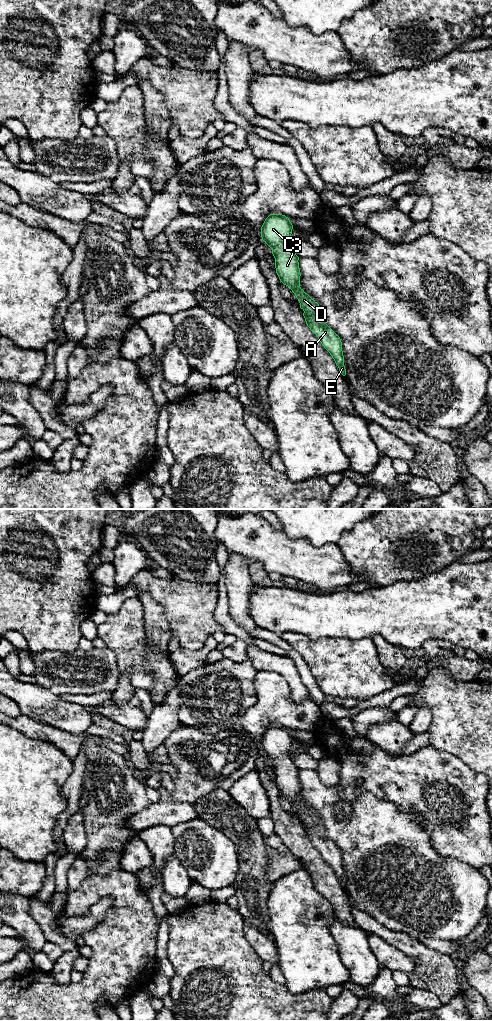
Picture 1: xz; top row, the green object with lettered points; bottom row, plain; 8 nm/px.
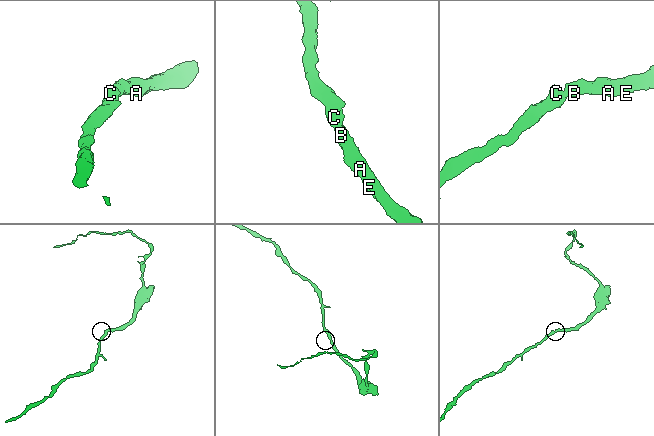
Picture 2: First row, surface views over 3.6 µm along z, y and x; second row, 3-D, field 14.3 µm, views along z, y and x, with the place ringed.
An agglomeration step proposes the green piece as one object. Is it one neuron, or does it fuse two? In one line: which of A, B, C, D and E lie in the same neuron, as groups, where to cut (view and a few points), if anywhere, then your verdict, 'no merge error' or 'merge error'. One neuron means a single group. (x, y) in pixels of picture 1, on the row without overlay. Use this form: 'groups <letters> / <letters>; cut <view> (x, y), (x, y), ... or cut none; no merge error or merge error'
groups A B C D E; cut none; no merge error

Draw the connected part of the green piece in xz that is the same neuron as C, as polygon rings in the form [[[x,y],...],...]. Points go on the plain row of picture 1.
[[[270,726],[261,739],[262,752],[272,761],[275,770],[276,785],[280,793],[295,806],[304,823],[307,838],[316,846],[324,860],[330,865],[345,888],[344,868],[340,849],[326,836],[323,824],[315,814],[300,799],[299,769],[288,754],[293,737],[289,730],[282,726]]]

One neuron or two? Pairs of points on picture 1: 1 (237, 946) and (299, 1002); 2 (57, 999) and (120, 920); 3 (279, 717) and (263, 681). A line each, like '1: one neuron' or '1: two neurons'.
1: one neuron
2: one neuron
3: one neuron

